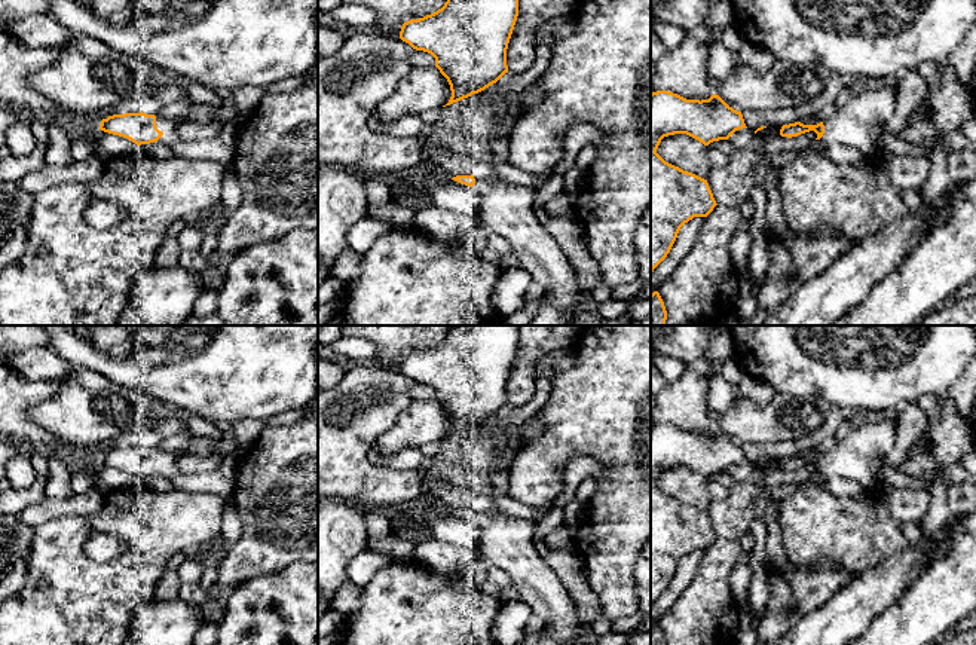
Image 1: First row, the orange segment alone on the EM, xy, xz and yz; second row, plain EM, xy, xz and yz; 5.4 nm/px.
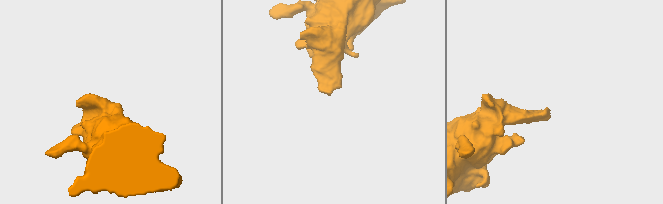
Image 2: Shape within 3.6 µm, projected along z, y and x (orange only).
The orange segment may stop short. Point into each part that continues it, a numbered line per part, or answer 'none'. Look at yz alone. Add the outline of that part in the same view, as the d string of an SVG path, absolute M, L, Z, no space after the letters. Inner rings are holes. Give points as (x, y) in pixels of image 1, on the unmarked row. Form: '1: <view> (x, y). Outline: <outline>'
1: yz (869, 440). Outline: M887 416L857 421L848 435L823 455L826 479L842 477L872 487L872 467L894 446L897 424Z

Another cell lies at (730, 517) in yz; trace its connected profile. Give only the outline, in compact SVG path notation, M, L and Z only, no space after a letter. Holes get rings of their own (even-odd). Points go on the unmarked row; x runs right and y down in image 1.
M735 483L725 499L713 499L707 516L716 537L740 541L755 519L764 519L771 502L780 502L789 493L802 489L798 484L768 487L756 483Z

